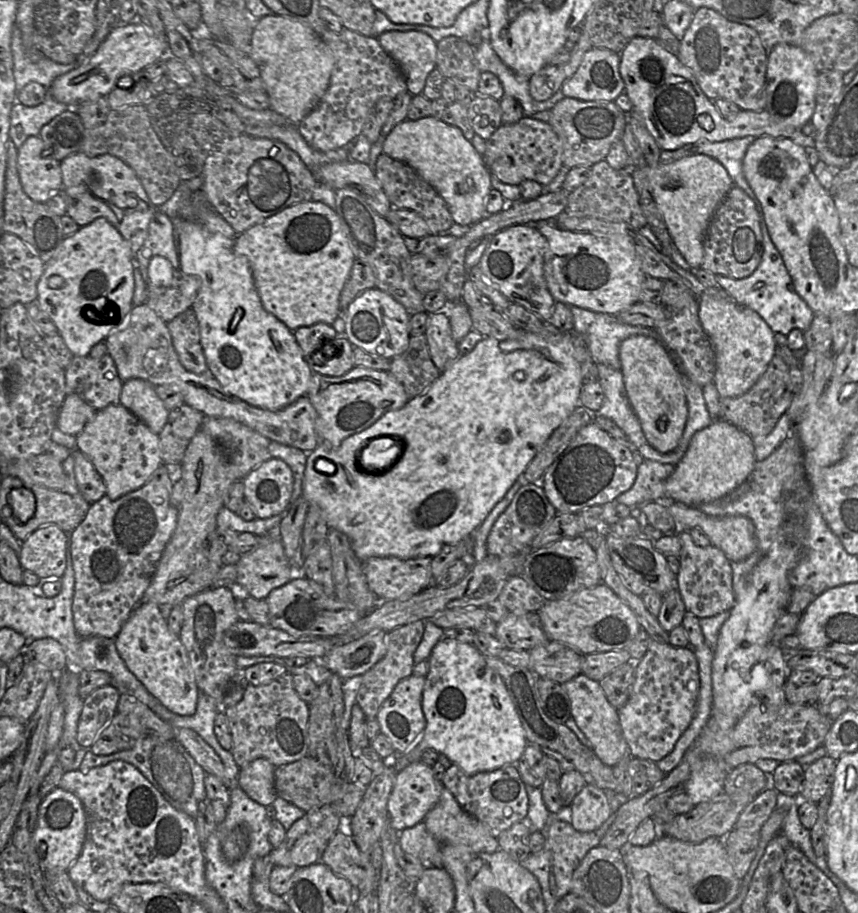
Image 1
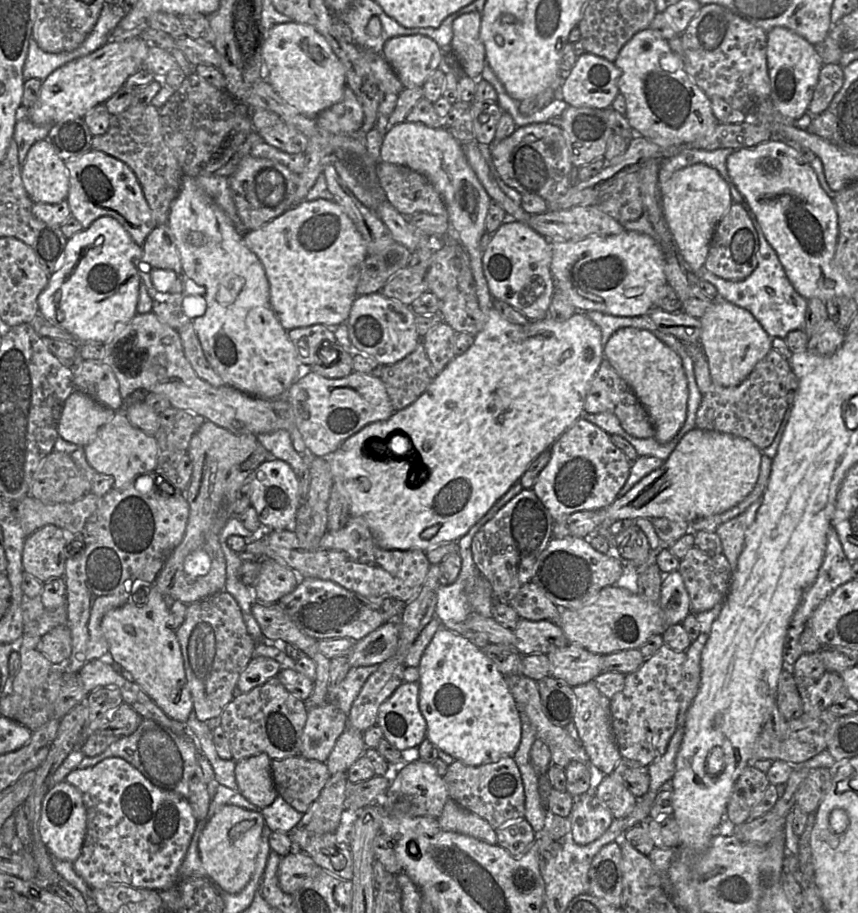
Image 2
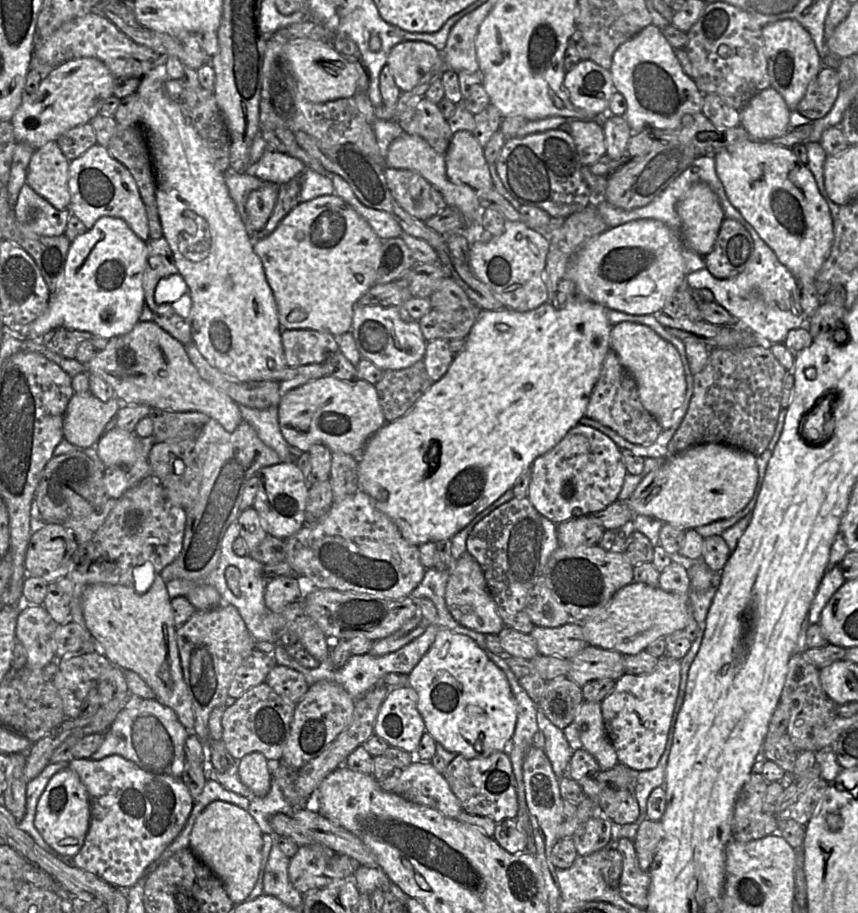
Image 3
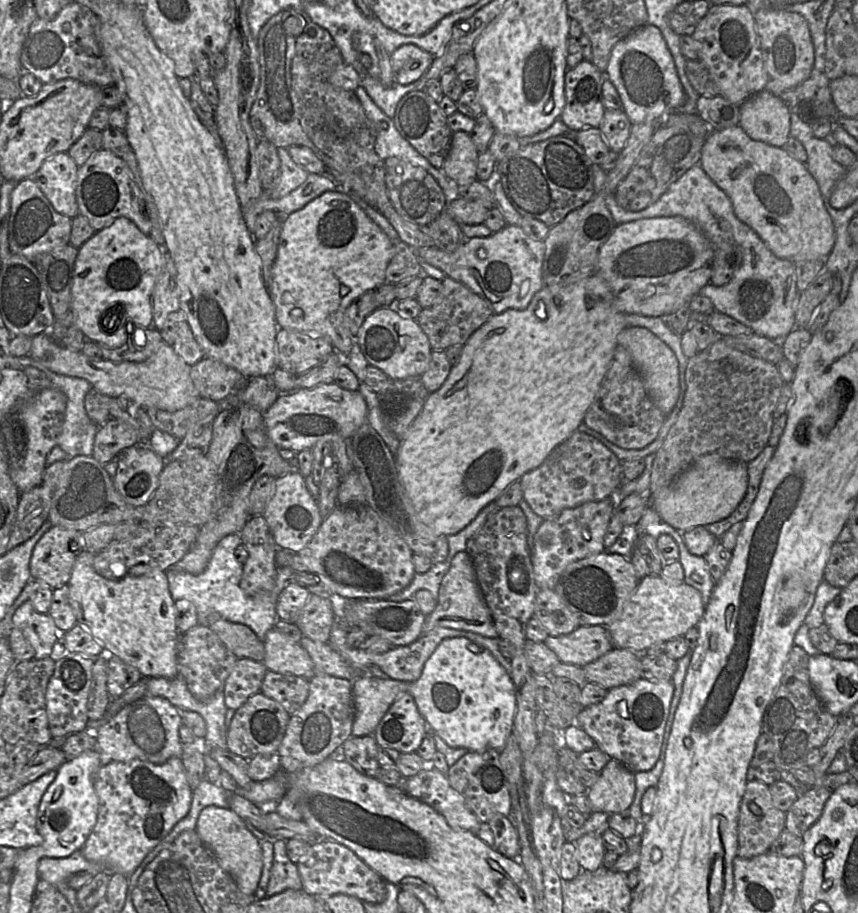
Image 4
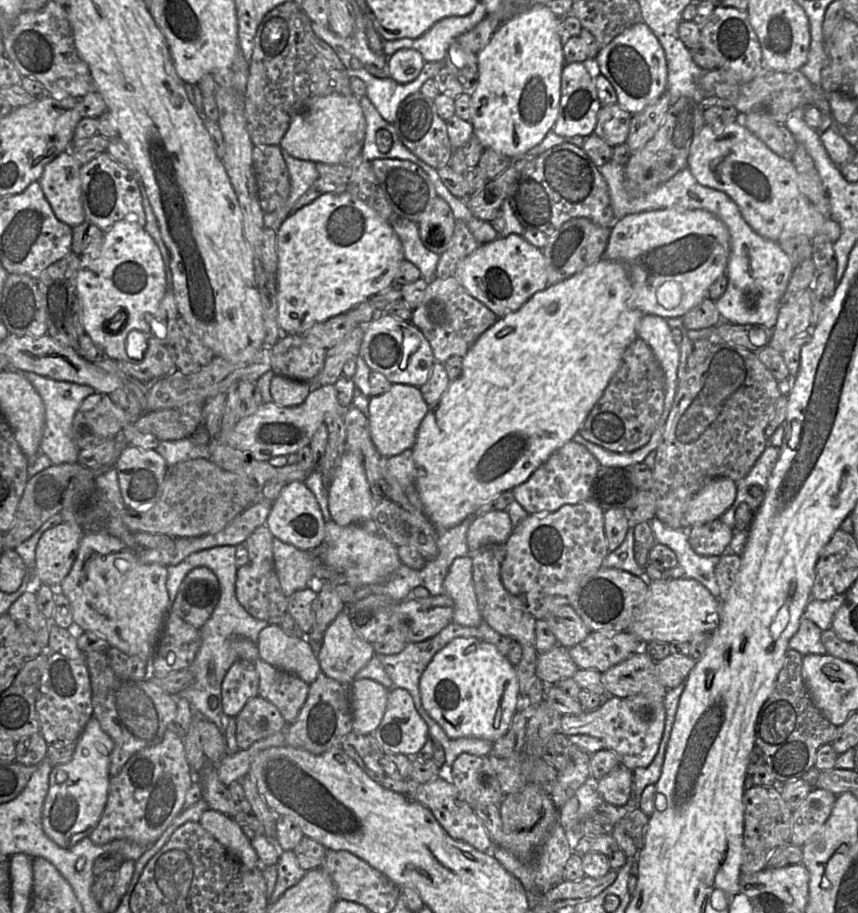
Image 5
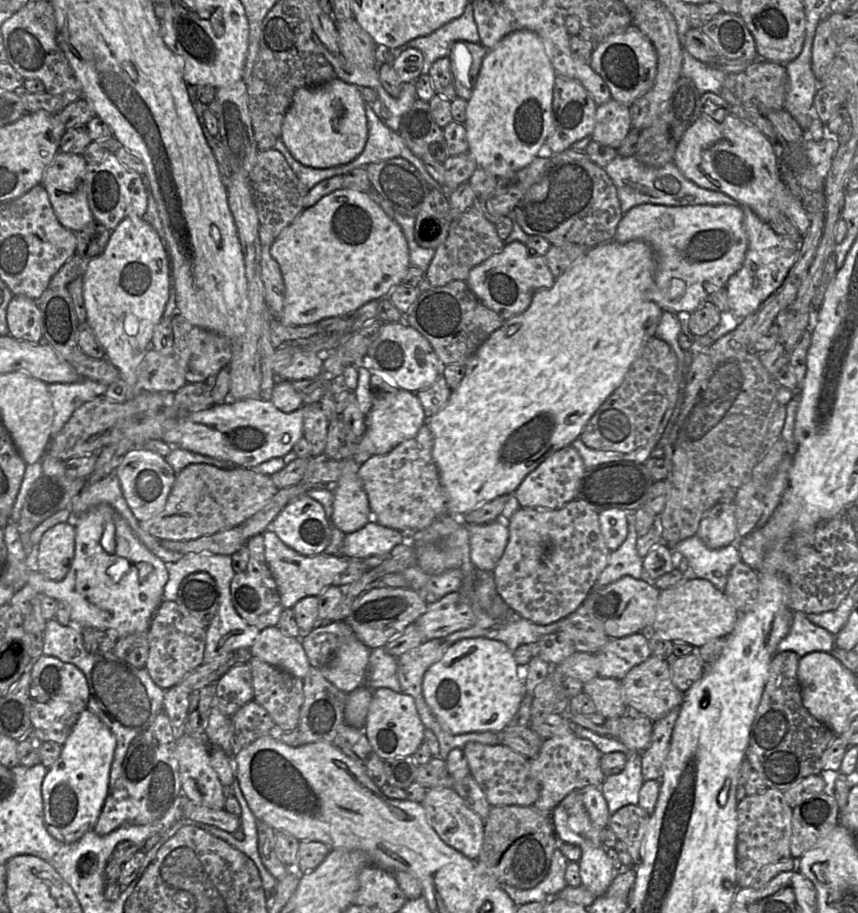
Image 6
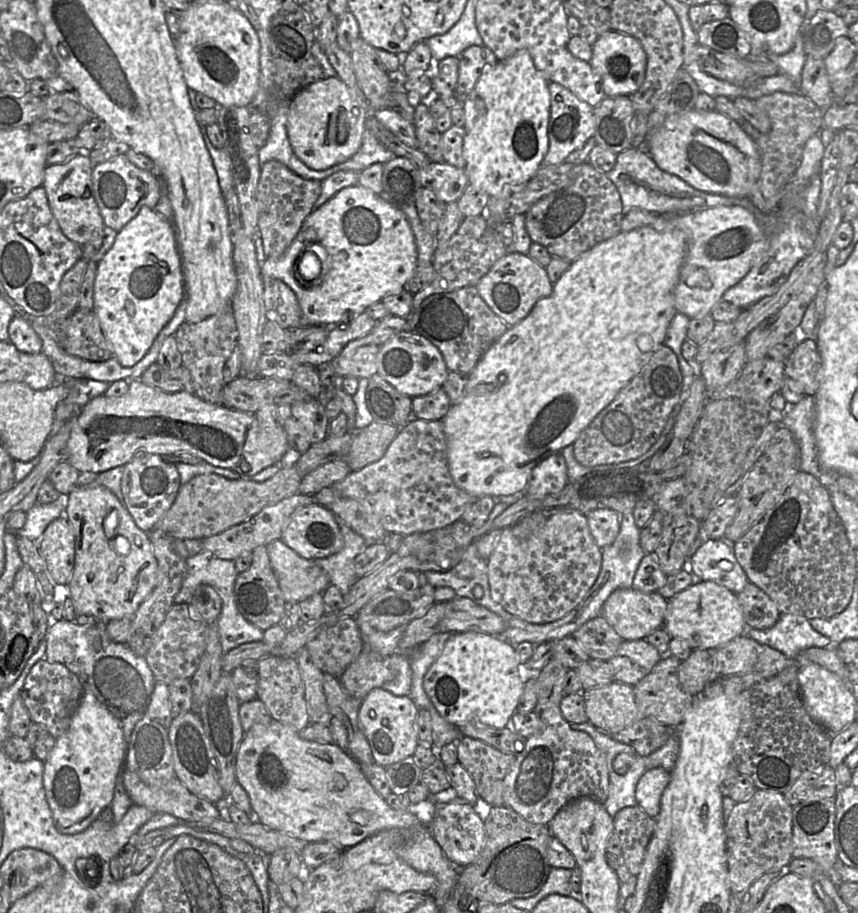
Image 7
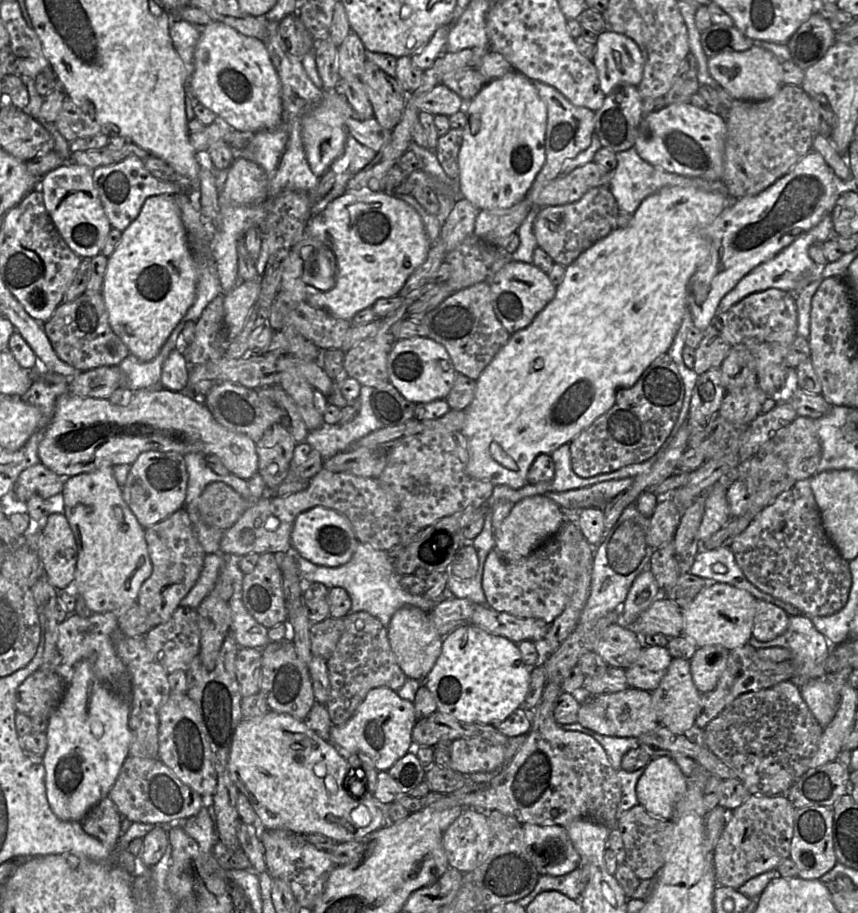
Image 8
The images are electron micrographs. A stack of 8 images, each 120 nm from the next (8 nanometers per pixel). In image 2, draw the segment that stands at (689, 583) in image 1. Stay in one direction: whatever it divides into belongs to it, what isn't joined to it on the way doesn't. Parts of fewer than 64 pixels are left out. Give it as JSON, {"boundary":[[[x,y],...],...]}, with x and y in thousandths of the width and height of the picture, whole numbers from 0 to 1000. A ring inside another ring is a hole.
{"boundary":[[[809,598],[793,612],[790,625],[804,654],[805,671],[824,669],[844,659],[853,624],[843,606],[826,608]]]}

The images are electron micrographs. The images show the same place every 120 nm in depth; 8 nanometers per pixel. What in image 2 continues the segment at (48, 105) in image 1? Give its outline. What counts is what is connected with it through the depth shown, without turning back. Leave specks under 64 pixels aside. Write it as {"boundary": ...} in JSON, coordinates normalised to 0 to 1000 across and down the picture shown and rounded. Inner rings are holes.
{"boundary":[[[24,116],[20,120],[20,133],[15,151],[21,160],[21,175],[24,182],[36,160],[41,156],[52,152],[62,136],[41,136],[34,130],[29,117]]]}

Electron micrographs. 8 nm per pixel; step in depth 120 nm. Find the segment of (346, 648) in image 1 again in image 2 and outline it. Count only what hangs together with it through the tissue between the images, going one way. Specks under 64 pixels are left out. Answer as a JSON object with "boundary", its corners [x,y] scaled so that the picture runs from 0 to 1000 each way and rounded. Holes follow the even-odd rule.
{"boundary":[[[464,680],[450,681],[420,701],[414,702],[403,719],[409,731],[442,728],[463,711],[466,686]]]}

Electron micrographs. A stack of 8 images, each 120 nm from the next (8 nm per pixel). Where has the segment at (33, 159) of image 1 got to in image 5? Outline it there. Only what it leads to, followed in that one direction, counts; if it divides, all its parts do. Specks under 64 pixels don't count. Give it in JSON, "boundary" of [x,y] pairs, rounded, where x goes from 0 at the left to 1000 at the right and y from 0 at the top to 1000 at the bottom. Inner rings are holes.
{"boundary":[[[82,164],[52,181],[45,199],[64,237],[83,250],[100,241],[96,223],[94,180]]]}

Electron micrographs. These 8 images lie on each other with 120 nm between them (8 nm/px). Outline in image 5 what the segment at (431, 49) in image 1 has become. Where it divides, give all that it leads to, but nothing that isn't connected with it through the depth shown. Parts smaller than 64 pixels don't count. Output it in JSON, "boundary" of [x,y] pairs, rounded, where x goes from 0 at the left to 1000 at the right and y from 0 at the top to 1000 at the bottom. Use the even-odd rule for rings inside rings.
{"boundary":[[[470,53],[452,61],[451,74],[455,84],[465,92],[474,92],[490,81],[495,67],[484,54]]]}

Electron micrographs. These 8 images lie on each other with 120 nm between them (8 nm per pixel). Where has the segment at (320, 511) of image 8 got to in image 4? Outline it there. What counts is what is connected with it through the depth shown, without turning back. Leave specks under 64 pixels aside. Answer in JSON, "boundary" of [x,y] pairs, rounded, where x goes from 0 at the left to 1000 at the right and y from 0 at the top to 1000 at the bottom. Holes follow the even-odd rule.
{"boundary":[[[347,516],[321,525],[321,540],[305,563],[323,600],[334,600],[344,605],[351,604],[369,583],[376,571],[371,551],[362,542]]]}

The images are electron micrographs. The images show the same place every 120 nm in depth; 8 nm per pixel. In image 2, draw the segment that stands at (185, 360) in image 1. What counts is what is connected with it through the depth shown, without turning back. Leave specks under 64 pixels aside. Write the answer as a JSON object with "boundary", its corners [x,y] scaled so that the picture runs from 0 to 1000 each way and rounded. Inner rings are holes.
{"boundary":[[[224,352],[205,363],[210,368],[216,391],[224,401],[227,410],[247,423],[258,424],[263,422],[241,395],[233,373],[225,359]]]}

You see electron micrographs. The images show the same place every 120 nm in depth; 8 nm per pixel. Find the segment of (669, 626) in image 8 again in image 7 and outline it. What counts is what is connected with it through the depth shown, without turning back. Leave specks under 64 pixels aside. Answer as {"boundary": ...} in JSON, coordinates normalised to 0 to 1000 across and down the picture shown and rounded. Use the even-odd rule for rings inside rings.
{"boundary":[[[723,644],[705,658],[703,675],[726,701],[753,700],[760,692],[773,687],[779,657],[767,648],[749,650],[738,644]]]}

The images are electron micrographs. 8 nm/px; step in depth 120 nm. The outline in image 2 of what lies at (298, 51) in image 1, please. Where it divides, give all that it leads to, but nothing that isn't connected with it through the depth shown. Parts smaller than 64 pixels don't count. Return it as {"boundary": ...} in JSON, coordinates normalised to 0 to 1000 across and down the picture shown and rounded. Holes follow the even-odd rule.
{"boundary":[[[344,23],[319,27],[308,35],[308,87],[351,125],[368,129],[400,106],[403,79],[380,43],[365,30]]]}

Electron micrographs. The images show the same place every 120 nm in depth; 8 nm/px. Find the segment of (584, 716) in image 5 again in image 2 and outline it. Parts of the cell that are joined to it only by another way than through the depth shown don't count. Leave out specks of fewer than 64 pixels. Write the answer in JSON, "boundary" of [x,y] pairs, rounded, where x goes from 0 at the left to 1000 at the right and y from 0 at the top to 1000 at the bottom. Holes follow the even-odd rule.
{"boundary":[[[773,705],[745,733],[730,738],[726,755],[711,766],[712,796],[726,830],[755,839],[775,825],[788,800],[800,720],[800,713],[787,713]]]}

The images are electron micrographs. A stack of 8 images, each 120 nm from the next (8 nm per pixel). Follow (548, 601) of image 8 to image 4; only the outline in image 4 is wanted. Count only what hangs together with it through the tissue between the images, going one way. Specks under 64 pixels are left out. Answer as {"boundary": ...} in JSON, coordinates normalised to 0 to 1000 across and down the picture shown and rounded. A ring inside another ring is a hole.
{"boundary":[[[719,545],[683,550],[657,558],[649,566],[634,568],[621,590],[619,614],[624,637],[631,645],[647,645],[656,624],[666,617],[705,604],[704,589]]]}

